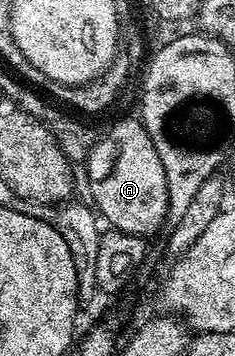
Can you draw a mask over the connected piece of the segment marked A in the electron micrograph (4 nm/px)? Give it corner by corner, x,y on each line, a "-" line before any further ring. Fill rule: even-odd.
139,117
124,118
108,135
101,137
91,149
86,159
88,166
88,190
100,209
99,217
108,221
107,225
114,230
127,234
149,236
156,229
163,227
167,220
166,172
162,172
162,160
154,152
154,144
146,132
144,123

